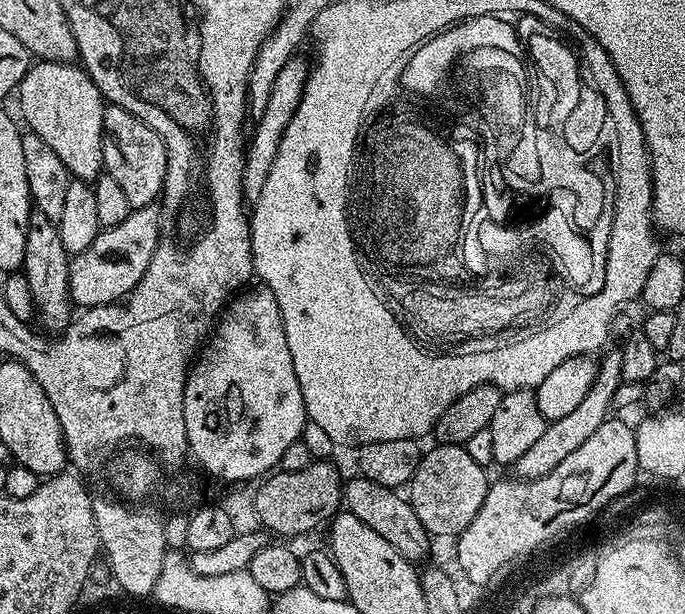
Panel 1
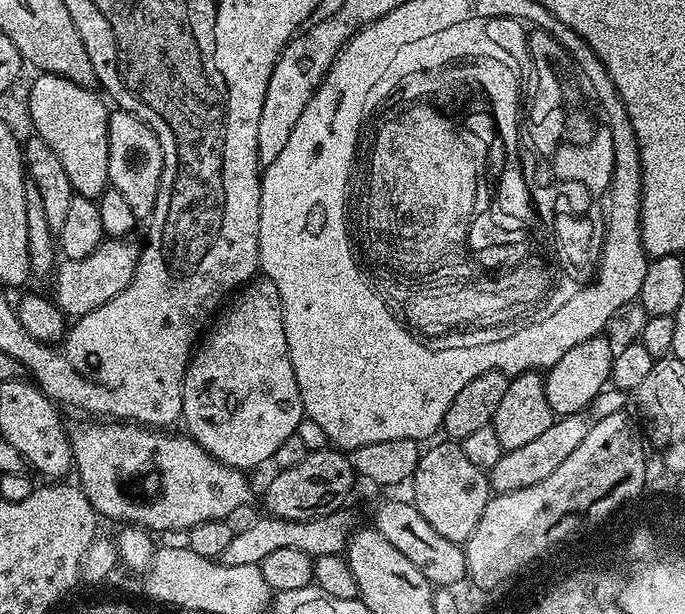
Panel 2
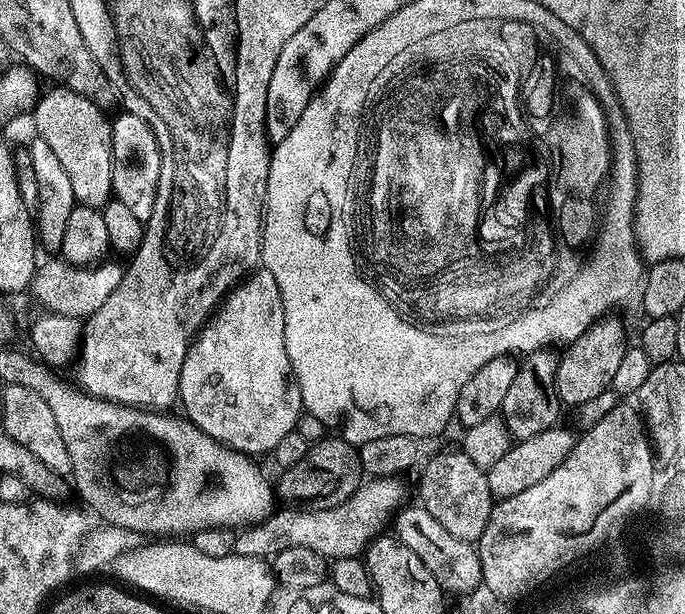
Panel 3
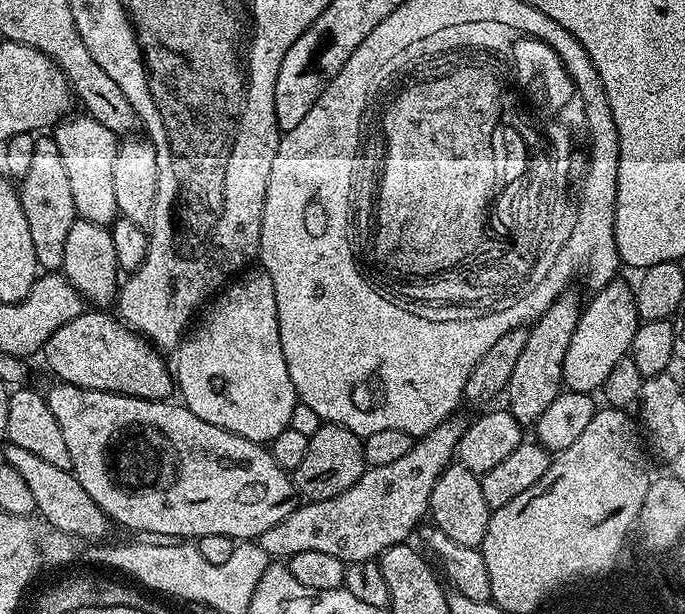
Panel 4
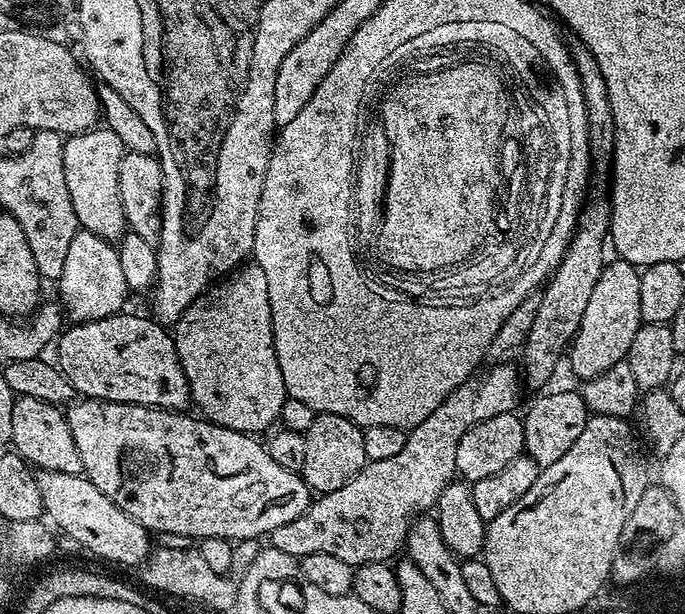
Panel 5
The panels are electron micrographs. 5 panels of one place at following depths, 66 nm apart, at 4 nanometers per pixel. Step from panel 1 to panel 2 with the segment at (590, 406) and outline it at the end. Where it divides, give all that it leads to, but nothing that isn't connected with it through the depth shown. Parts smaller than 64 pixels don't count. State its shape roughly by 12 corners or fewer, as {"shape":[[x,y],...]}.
{"shape":[[587,415],[550,430],[487,469],[493,493],[550,478],[586,438]]}

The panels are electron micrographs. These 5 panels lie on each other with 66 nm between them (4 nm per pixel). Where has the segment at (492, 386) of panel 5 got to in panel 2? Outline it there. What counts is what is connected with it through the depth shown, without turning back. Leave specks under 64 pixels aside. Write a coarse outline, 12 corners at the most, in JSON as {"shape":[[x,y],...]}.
{"shape":[[348,510],[294,520],[264,514],[233,531],[222,560],[260,565],[286,547],[338,556],[352,539]]}

